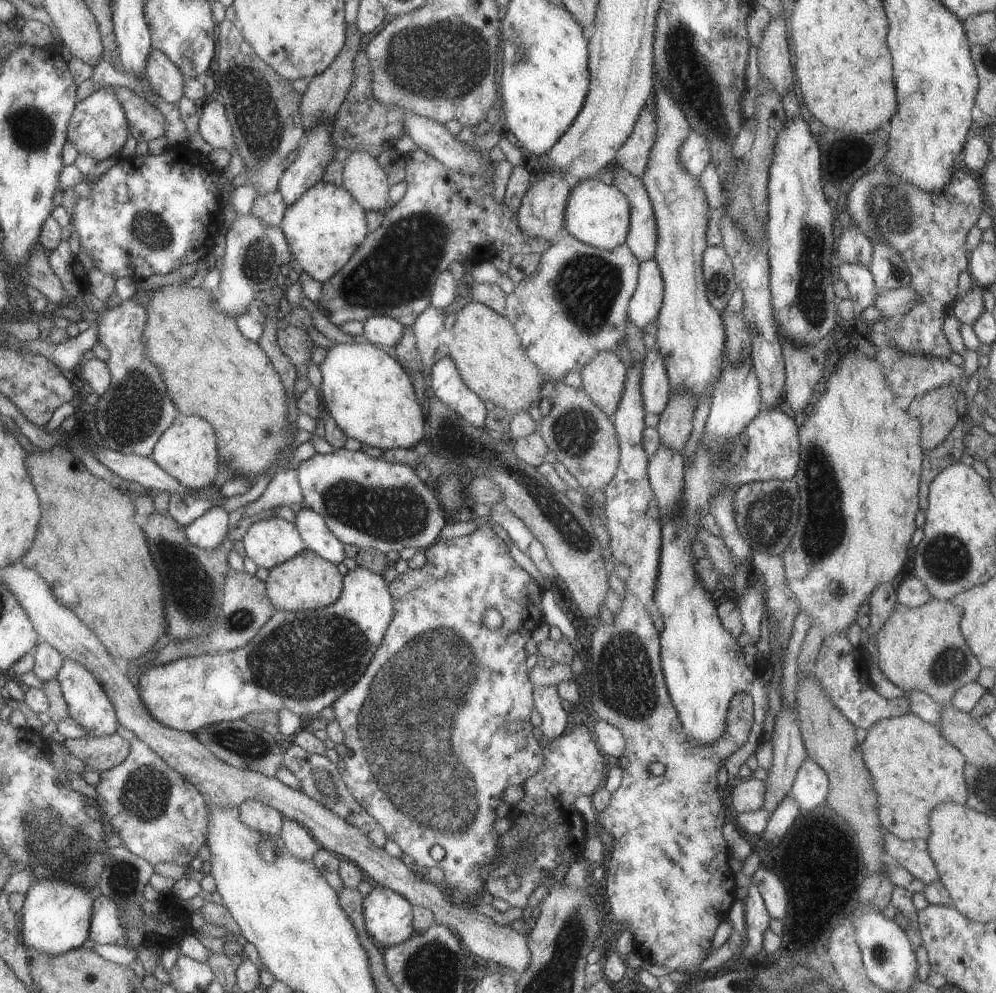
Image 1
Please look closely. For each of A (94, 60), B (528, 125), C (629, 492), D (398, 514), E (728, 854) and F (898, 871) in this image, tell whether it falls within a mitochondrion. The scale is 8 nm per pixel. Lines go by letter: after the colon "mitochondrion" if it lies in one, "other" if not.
A: other
B: other
C: other
D: mitochondrion
E: other
F: other

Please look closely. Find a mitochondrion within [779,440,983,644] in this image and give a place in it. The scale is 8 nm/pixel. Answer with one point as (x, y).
(947, 559)

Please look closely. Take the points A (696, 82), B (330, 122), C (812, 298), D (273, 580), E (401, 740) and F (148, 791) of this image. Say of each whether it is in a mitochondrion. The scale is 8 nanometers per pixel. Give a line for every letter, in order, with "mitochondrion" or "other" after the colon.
A: mitochondrion
B: other
C: mitochondrion
D: other
E: mitochondrion
F: mitochondrion

